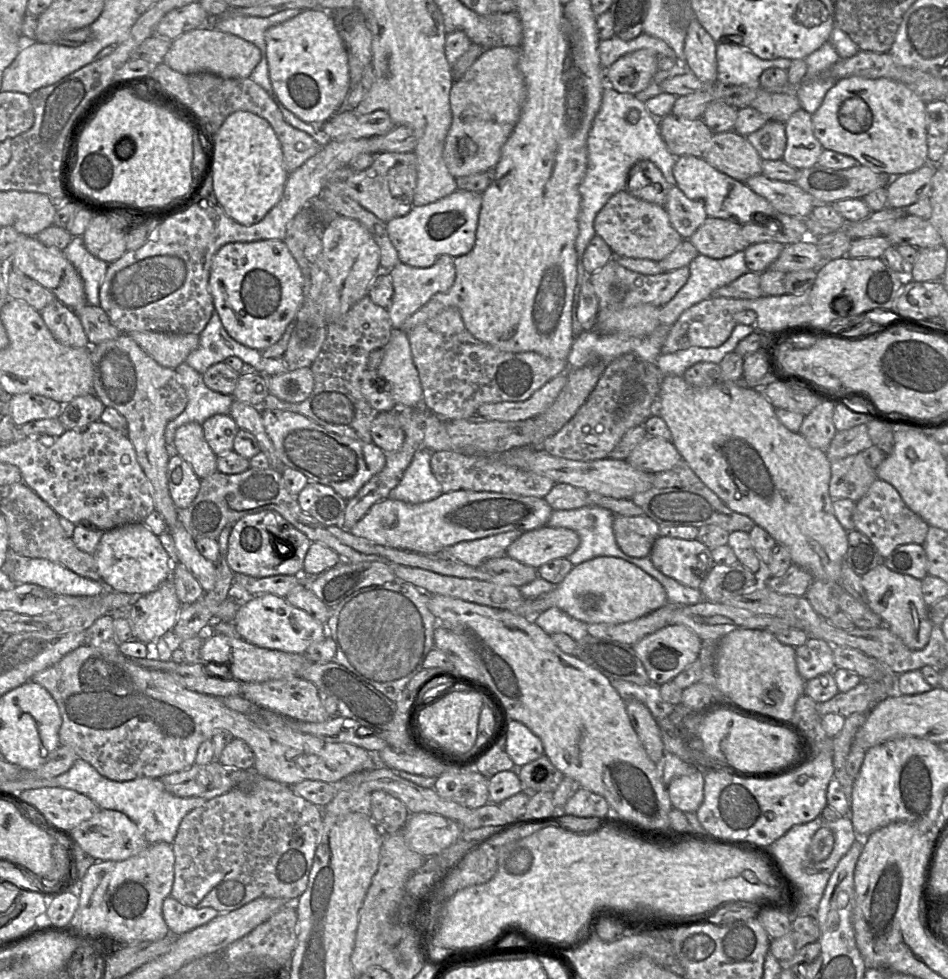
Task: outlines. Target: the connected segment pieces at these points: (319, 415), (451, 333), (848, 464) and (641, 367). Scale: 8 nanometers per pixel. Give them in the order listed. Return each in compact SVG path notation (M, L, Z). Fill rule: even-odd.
M365 296L341 318L328 323L325 341L310 366L314 377L314 387L310 396L295 404L280 400L269 393L262 404L256 407L260 410L277 409L300 413L330 432L365 443L373 443L370 428L377 413L361 391L361 378L368 369L370 353L386 347L392 329L387 310Z
M454 307L446 308L432 319L416 326L407 333L407 337L422 386L422 405L446 421L475 416L478 408L485 403L527 400L545 383L568 369L568 363L565 359L551 359L531 351L502 352L477 340L465 328L460 312Z
M862 452L831 462L829 493L833 499L859 501L877 479Z
M634 353L619 356L606 366L596 386L575 415L557 433L548 437L540 448L552 456L569 460L592 461L609 458L610 452L629 429L643 425L651 415L657 413L661 379L662 375L655 363L647 362Z

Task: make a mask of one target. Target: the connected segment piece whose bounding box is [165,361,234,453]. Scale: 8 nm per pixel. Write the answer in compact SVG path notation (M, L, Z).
M183 362L175 369L178 382L184 387L187 395L187 405L182 413L169 421L165 428L165 442L174 452L174 436L178 427L189 422L200 425L216 414L228 414L234 401L232 395L225 395L208 388L203 375Z

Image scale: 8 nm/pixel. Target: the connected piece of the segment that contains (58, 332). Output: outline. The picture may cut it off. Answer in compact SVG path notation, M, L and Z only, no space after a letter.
M58 299L53 300L40 312L53 337L71 347L88 347L89 341L76 313Z

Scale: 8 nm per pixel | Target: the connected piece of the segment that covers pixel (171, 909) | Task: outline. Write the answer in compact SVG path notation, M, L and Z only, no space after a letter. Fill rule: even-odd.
M172 896L165 898L162 905L163 918L174 936L180 936L204 925L219 914L211 907L193 908L184 905Z

